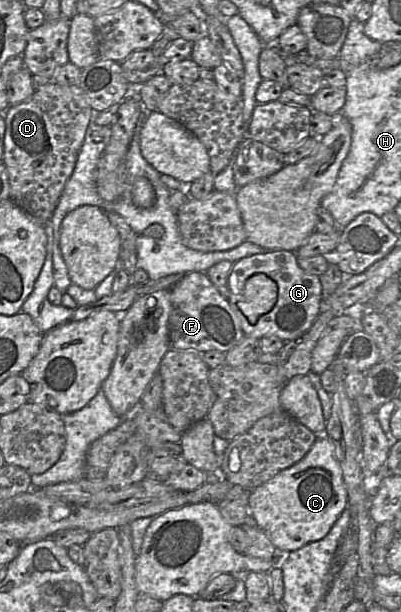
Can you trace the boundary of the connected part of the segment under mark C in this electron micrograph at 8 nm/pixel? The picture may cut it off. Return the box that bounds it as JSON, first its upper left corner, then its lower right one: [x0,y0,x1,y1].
[248,435,348,555]

